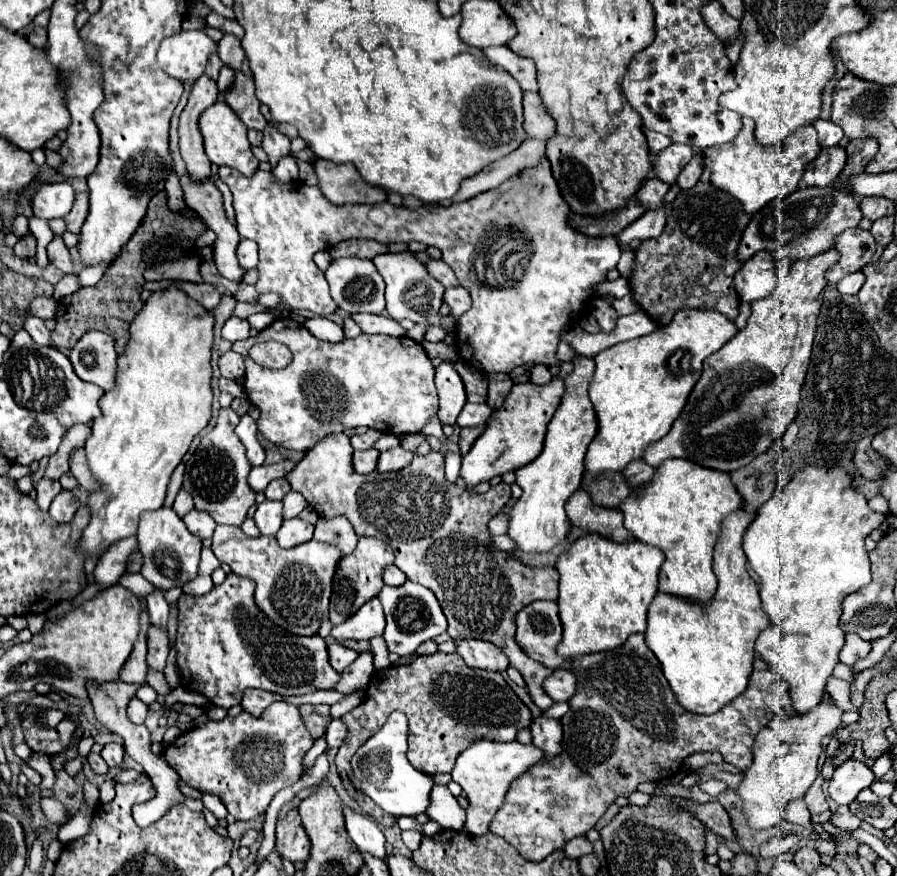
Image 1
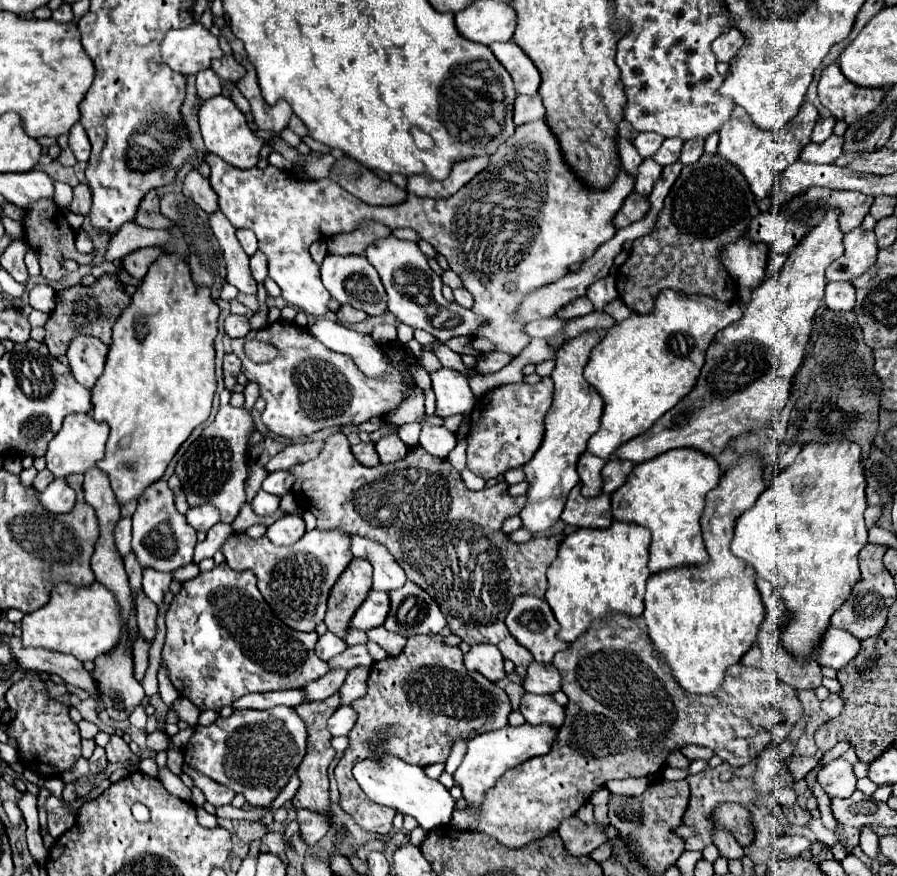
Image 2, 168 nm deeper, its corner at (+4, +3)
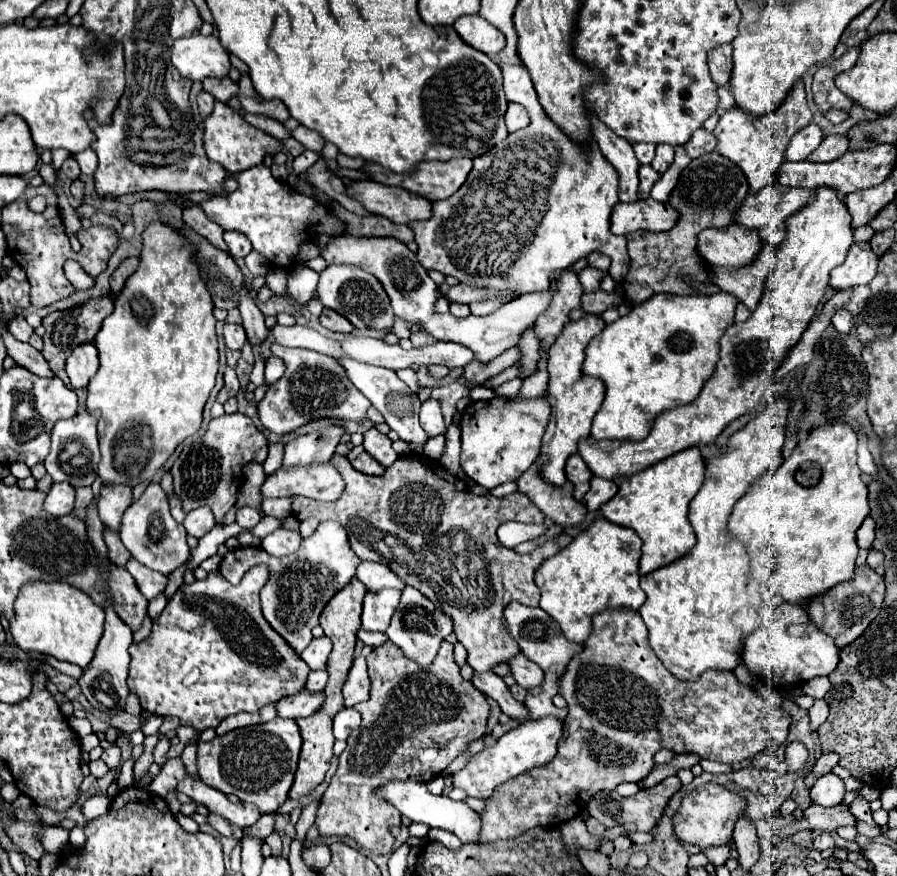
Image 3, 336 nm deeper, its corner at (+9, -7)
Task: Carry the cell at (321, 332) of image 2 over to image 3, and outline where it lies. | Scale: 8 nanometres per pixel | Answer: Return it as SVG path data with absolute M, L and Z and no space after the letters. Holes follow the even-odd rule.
M341 358L339 362L347 370L349 380L357 386L357 390L361 394L365 394L371 400L371 404L383 414L383 418L389 424L389 428L395 430L401 440L415 442L415 444L427 442L427 436L425 436L425 432L423 432L423 428L419 424L419 406L421 406L421 402L417 398L417 392L413 392L403 380L399 380L393 370L361 364L361 362L351 360L351 358Z

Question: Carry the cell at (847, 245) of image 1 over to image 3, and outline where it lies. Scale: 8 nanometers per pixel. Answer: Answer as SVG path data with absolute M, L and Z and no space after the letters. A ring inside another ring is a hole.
M855 242L849 248L845 262L831 270L831 286L835 290L843 290L871 282L877 270L877 260L879 258L871 250L869 242Z

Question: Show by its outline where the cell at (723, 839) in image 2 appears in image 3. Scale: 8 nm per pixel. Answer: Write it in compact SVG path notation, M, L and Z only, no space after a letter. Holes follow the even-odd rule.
M707 782L697 786L695 790L691 790L679 810L675 812L675 816L671 818L673 822L673 832L677 834L679 840L695 844L699 848L709 848L709 846L719 846L719 844L729 844L731 836L733 836L733 826L739 818L745 816L745 800L741 794L727 790L721 784L715 782Z

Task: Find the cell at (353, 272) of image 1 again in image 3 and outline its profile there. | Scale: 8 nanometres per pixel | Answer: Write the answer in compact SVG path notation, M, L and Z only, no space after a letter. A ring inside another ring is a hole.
M345 264L327 266L321 272L321 278L319 278L319 284L317 284L317 296L323 302L323 306L339 312L359 330L363 330L363 328L389 330L395 322L395 314L391 310L387 292L383 290L383 286L379 284L379 280L373 274L369 274L361 268L345 266Z

